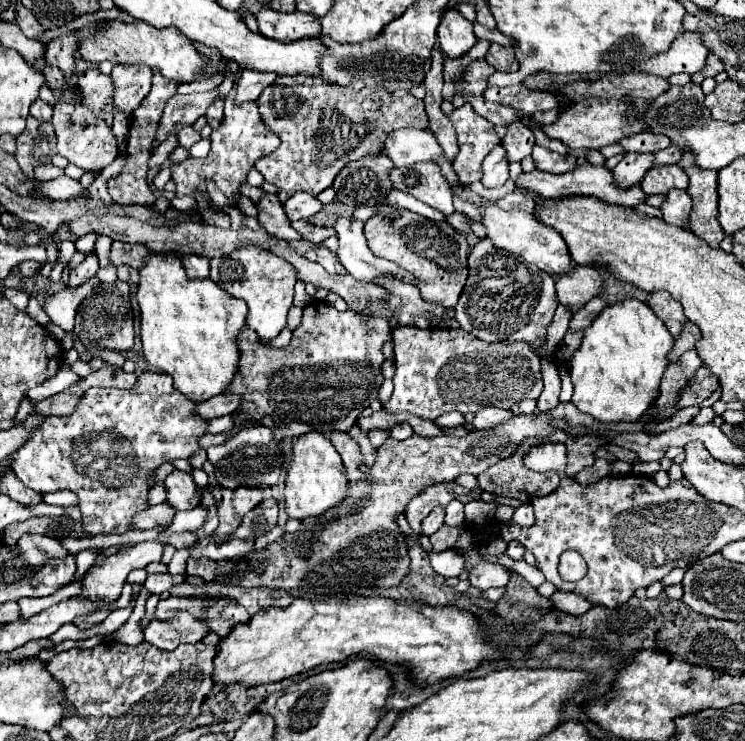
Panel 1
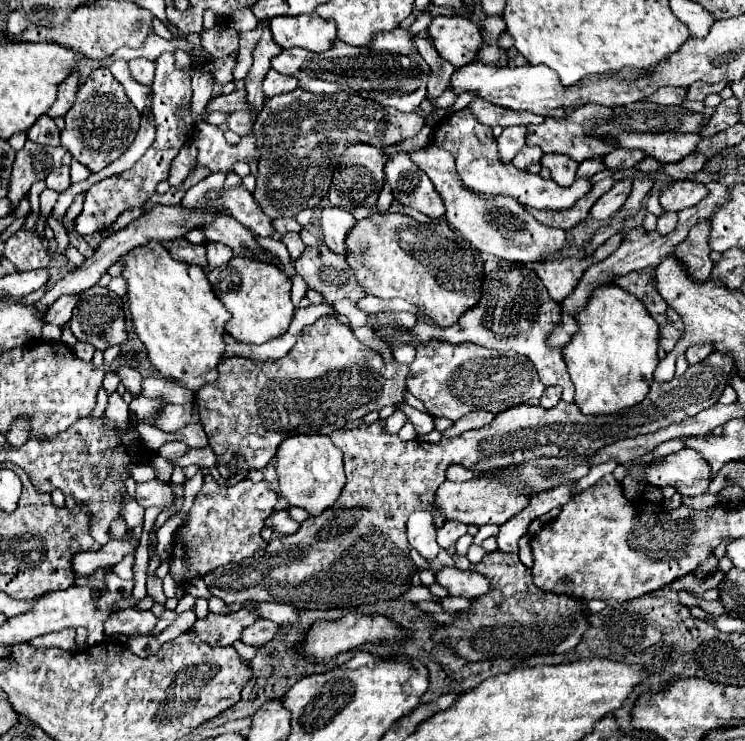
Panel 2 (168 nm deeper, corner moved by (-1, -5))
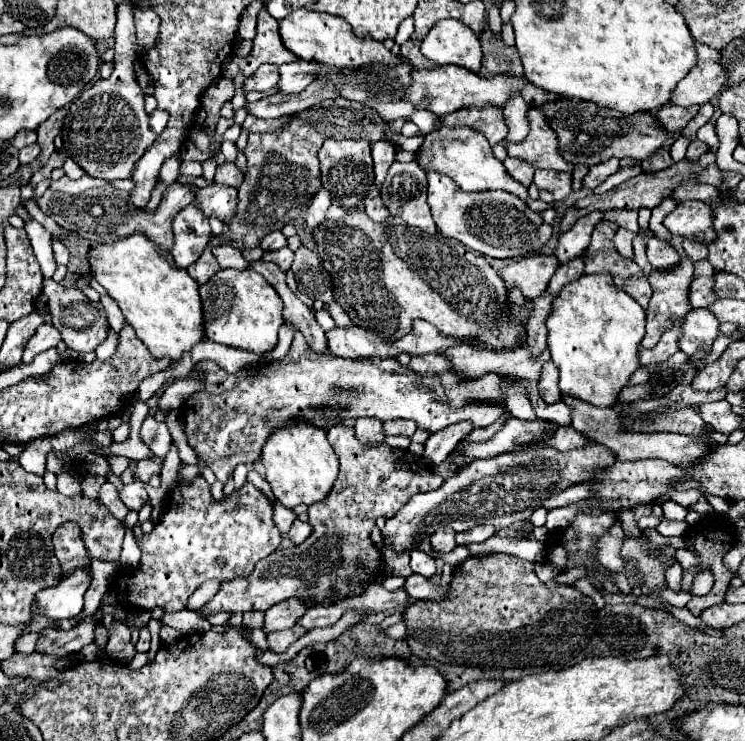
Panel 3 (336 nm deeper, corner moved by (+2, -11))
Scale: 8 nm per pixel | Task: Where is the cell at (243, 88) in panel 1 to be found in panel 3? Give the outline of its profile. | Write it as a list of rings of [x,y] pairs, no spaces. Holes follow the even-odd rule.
[[[294,61],[294,63],[284,63],[280,71],[280,91],[282,93],[300,93],[304,91],[316,77],[318,77],[318,67],[310,61]]]

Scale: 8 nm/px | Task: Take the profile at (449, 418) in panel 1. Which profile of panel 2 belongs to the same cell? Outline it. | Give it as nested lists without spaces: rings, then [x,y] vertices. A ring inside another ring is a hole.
[[[405,405],[405,407],[403,407],[403,413],[407,415],[409,423],[413,423],[415,431],[417,431],[419,435],[427,435],[427,433],[431,433],[431,431],[435,429],[433,417],[431,417],[429,413],[421,413],[421,411],[417,411],[417,409],[409,407],[409,405]]]

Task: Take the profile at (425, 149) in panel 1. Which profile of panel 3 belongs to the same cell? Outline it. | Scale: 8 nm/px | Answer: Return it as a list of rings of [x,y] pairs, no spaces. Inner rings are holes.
[[[428,171],[428,183],[428,205],[438,231],[462,241],[482,255],[496,259],[528,255],[540,249],[552,235],[552,227],[546,225],[542,215],[532,211],[522,199],[508,191],[464,193],[456,187],[456,183],[452,183],[452,179],[436,175],[434,171]]]

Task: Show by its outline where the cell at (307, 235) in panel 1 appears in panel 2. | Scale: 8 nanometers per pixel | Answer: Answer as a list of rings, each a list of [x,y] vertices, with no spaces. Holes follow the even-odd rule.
[[[285,233],[283,235],[283,243],[287,245],[287,249],[289,249],[289,257],[295,261],[301,253],[303,253],[303,249],[305,249],[305,243],[301,241],[301,235],[299,233]]]

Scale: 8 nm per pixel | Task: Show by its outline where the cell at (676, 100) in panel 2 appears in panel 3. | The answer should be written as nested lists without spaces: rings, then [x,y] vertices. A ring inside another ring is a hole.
[[[696,43],[698,63],[678,83],[670,103],[674,105],[704,105],[724,89],[726,69],[720,63],[720,53],[708,45]]]

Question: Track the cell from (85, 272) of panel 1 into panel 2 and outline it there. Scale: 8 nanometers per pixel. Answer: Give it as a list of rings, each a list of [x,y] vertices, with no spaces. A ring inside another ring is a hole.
[[[63,295],[63,297],[59,297],[59,299],[51,305],[51,309],[47,311],[45,323],[65,325],[65,323],[71,319],[71,313],[73,313],[73,307],[75,307],[77,301],[79,301],[79,295]]]

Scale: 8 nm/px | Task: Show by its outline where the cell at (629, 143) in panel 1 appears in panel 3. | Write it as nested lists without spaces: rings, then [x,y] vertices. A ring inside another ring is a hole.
[[[608,159],[608,161],[604,161],[604,163],[598,163],[596,167],[590,167],[588,175],[582,179],[582,185],[584,185],[586,189],[596,189],[608,175],[616,173],[618,169],[620,169],[618,159]]]

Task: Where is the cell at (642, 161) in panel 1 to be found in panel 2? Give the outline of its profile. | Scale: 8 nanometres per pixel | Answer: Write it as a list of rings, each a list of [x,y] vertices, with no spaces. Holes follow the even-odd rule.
[[[631,179],[615,181],[613,187],[597,199],[597,203],[591,207],[589,213],[599,221],[609,219],[611,215],[615,215],[623,207],[623,203],[627,201],[629,193],[631,193]]]

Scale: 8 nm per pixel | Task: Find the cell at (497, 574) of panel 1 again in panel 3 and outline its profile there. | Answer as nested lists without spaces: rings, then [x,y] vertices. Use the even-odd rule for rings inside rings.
[[[416,573],[406,577],[404,589],[406,589],[408,597],[414,599],[414,601],[420,601],[420,599],[444,599],[444,595],[448,595],[448,587],[440,587],[432,579],[424,579],[422,575],[416,575]]]

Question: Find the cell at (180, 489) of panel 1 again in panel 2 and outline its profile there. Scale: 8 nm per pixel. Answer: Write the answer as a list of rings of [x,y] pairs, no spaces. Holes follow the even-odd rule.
[[[147,481],[147,483],[139,483],[137,485],[137,503],[147,507],[161,507],[171,509],[177,503],[177,497],[171,489],[171,483],[163,483],[163,481]]]

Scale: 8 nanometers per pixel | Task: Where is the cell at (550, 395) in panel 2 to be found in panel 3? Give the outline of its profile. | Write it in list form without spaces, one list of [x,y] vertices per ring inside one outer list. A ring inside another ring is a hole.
[[[552,361],[544,363],[544,367],[542,367],[540,379],[538,379],[538,391],[540,391],[540,397],[542,397],[546,403],[556,403],[556,401],[560,401],[558,367],[556,367]]]

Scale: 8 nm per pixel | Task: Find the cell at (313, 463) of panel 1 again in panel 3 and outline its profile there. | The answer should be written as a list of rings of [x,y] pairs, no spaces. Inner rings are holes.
[[[306,421],[286,423],[284,427],[274,429],[262,447],[260,461],[264,463],[264,475],[276,501],[288,509],[294,509],[300,503],[312,505],[324,499],[338,475],[338,459],[326,439],[326,429],[320,429]]]

